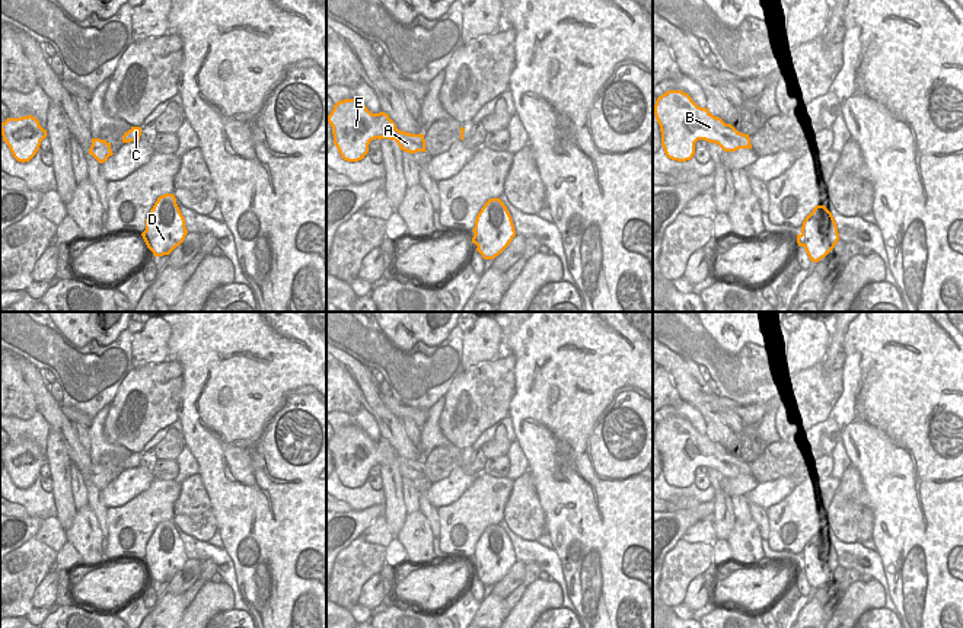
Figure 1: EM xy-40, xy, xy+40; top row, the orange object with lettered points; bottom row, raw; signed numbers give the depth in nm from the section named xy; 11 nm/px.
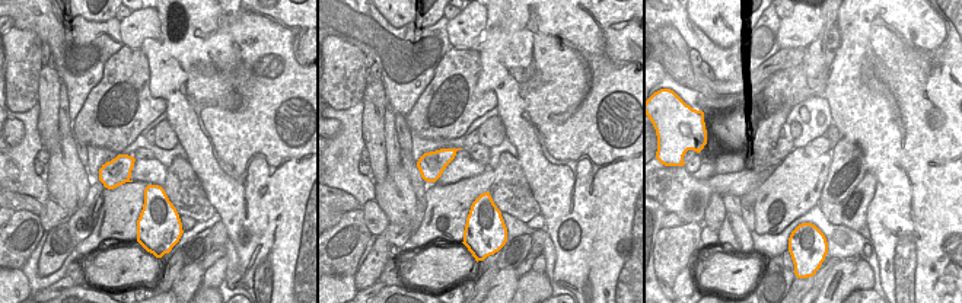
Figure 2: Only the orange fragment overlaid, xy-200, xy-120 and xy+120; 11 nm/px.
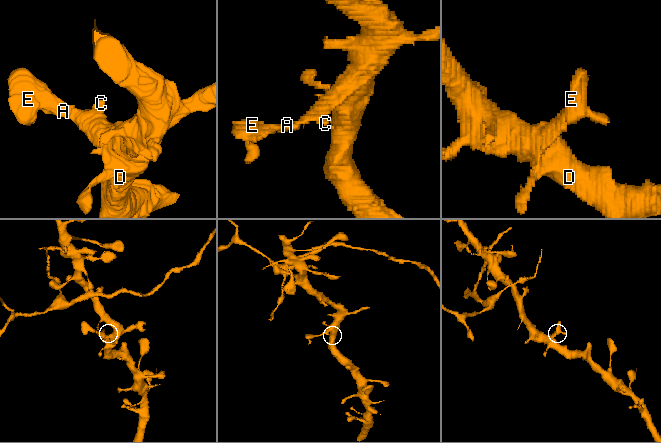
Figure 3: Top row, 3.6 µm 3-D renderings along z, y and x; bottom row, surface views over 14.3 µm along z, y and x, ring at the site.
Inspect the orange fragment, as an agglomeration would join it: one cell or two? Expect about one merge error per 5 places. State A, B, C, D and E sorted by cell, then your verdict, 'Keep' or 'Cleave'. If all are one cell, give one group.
Groups: A B C D E. Keep

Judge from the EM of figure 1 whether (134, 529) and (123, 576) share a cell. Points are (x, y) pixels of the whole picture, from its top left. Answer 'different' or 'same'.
different

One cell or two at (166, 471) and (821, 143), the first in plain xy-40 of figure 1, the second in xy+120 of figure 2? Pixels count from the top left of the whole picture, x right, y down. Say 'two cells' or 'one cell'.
one cell

